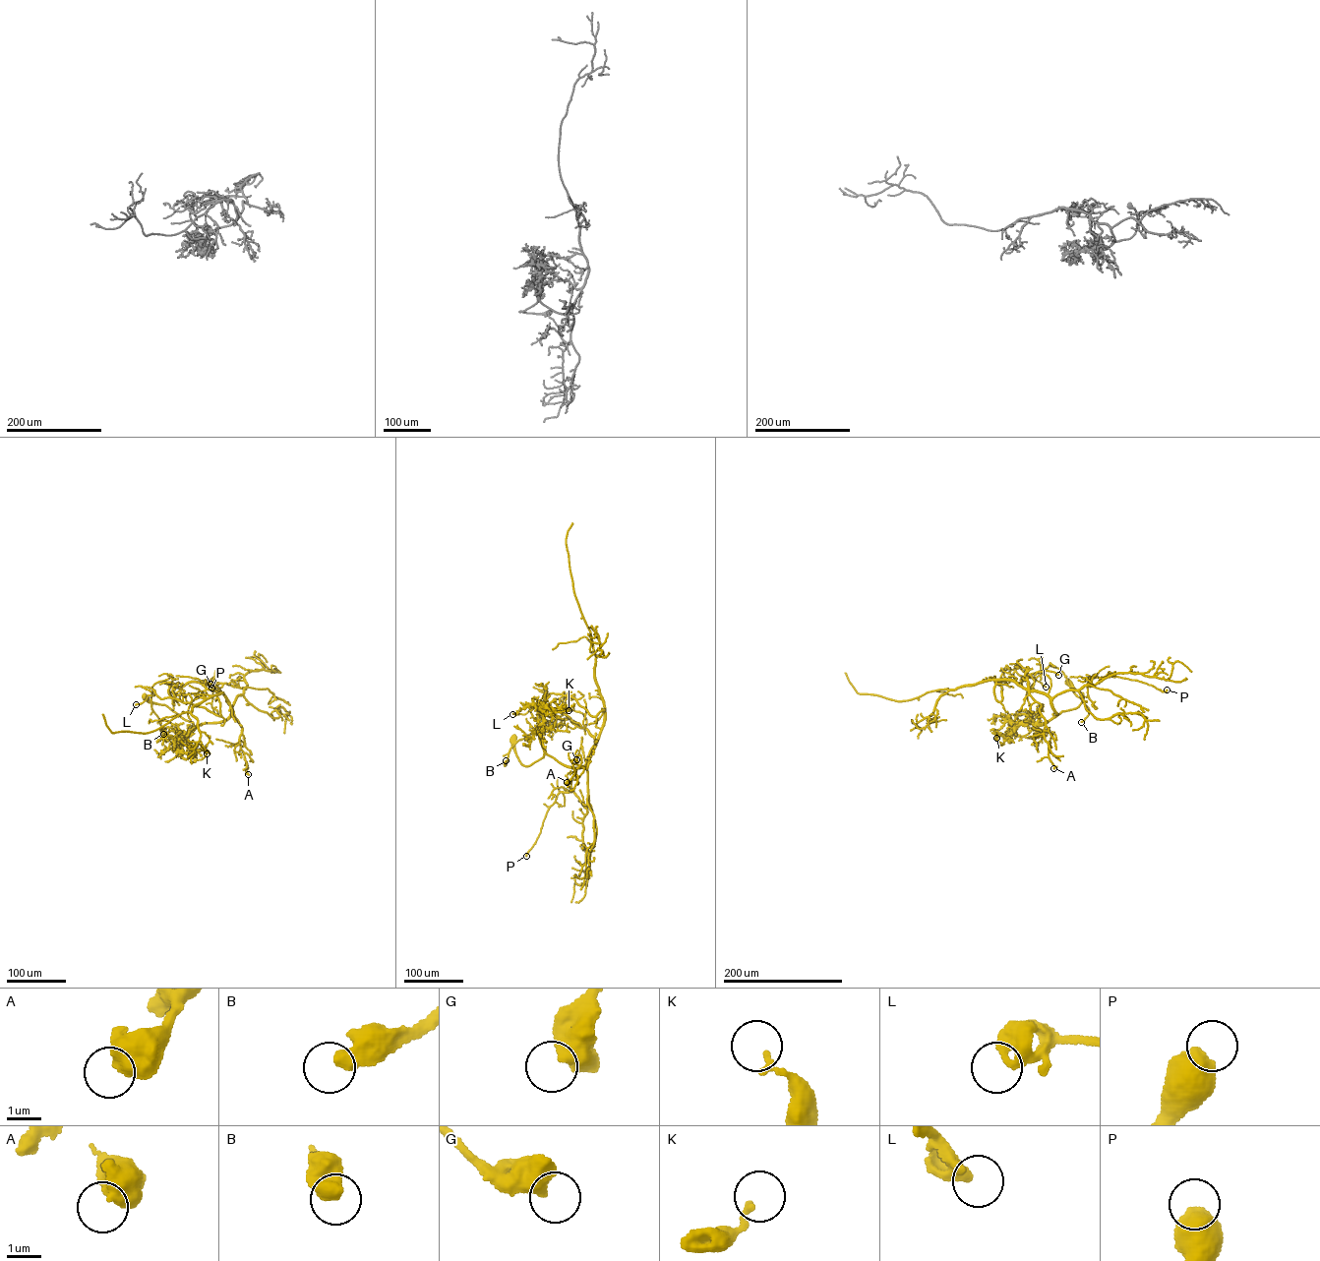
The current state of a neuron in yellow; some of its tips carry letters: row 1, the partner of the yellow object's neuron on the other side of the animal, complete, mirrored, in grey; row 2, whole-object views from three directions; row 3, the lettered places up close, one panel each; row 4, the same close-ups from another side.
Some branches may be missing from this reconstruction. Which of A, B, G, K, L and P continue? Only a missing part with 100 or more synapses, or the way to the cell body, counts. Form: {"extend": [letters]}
{"extend": []}

